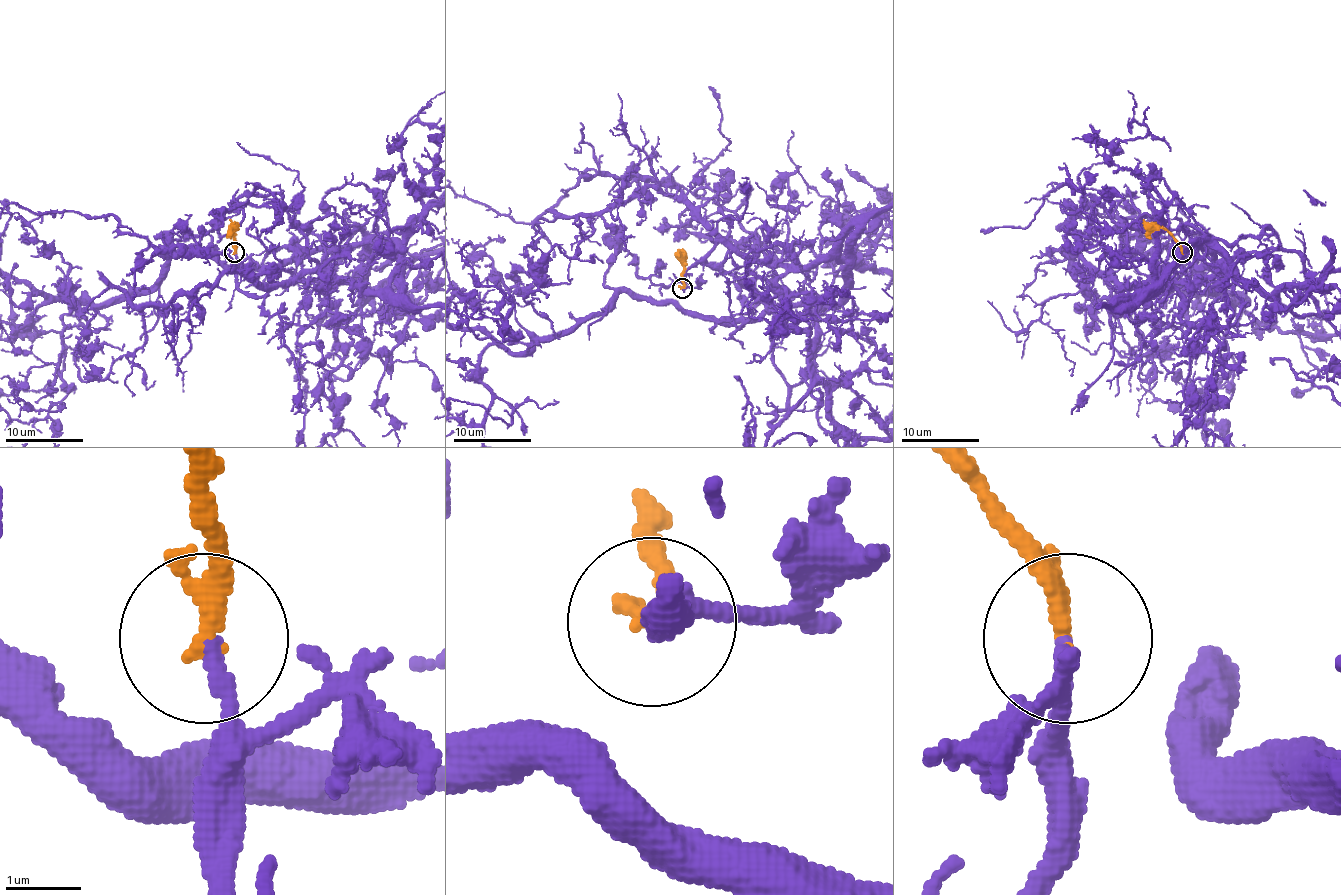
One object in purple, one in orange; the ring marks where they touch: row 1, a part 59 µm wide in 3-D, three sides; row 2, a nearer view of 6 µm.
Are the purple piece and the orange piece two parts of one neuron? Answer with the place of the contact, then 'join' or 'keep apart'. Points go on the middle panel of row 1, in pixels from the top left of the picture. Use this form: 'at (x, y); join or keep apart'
at (682, 288); join

